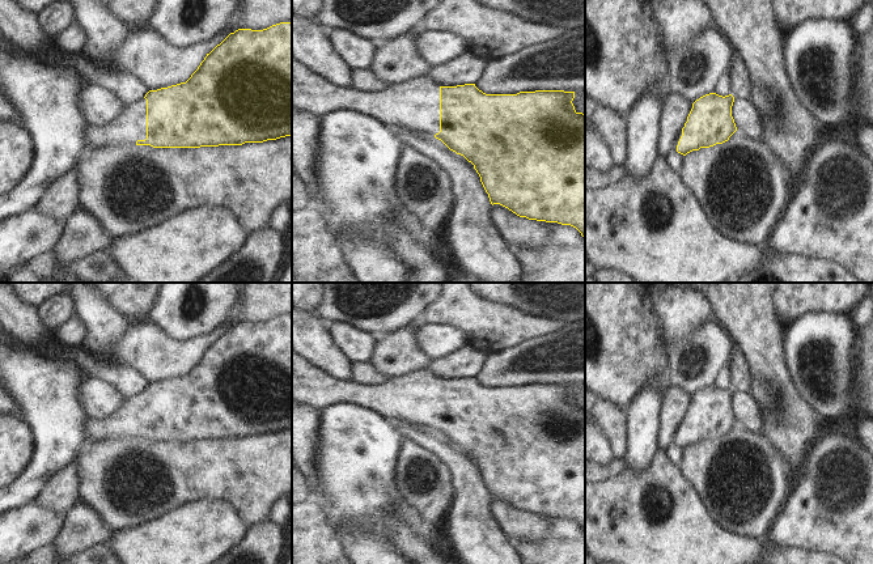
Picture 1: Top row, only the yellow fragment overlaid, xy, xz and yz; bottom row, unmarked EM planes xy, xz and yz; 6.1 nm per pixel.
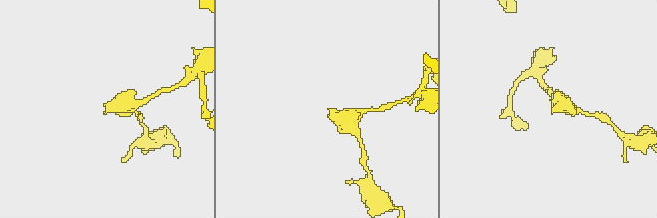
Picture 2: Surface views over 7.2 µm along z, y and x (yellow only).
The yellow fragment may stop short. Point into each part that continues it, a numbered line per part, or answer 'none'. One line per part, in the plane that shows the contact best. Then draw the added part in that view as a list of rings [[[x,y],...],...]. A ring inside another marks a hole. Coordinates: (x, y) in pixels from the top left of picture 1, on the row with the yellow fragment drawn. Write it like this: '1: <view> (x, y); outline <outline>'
1: xy (130, 126); outline [[[147,99],[126,106],[110,123],[102,127],[88,126],[85,141],[88,149],[98,149],[105,145],[136,144],[147,139]]]

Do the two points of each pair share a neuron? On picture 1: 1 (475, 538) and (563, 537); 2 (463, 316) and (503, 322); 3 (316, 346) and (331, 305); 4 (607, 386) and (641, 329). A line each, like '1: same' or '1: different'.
1: different
2: same
3: different
4: same

